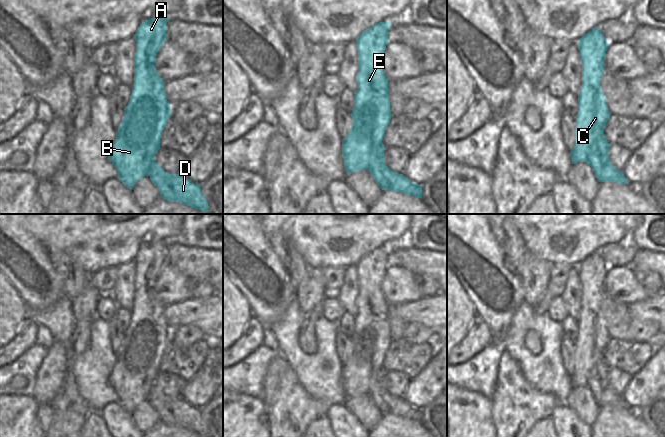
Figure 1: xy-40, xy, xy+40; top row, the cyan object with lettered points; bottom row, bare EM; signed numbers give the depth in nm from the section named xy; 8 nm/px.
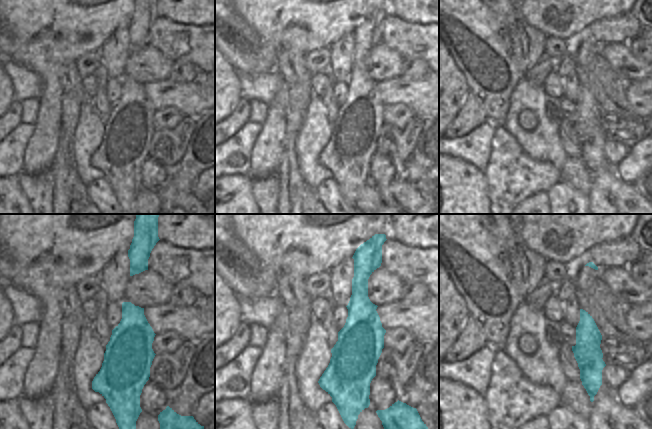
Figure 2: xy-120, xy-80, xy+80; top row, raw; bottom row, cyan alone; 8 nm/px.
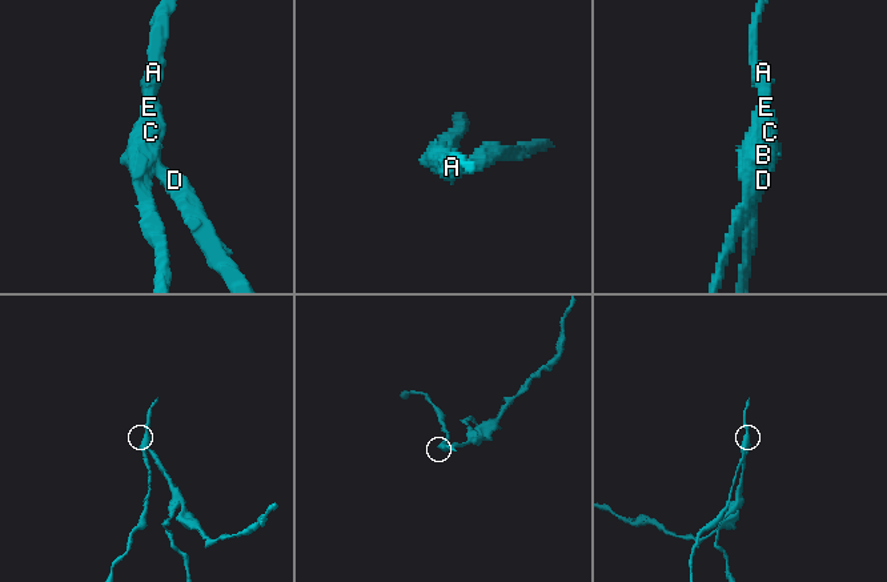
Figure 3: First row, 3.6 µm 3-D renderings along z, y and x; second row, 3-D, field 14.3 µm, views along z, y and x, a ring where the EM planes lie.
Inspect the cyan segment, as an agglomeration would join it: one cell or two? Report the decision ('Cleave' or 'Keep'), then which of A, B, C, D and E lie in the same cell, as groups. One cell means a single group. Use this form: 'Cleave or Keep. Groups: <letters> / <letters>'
Cleave. Groups: A B C E / D.

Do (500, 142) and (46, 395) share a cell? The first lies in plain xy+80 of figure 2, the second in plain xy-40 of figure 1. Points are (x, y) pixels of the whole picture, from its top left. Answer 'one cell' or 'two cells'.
two cells

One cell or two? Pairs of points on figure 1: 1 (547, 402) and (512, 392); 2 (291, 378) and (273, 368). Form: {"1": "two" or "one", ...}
{"1": "one", "2": "two"}

